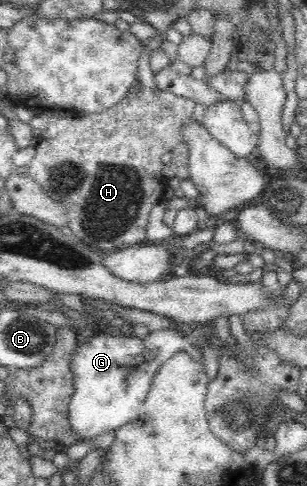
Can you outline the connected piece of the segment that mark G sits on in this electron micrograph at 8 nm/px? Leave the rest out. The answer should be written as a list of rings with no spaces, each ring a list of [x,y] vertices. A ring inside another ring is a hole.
[[[103,329],[80,343],[72,359],[76,375],[75,391],[69,406],[70,425],[77,436],[90,439],[108,431],[116,431],[139,417],[151,379],[163,363],[178,351],[193,351],[195,339],[189,343],[181,334],[169,330],[153,332],[145,339],[136,336],[112,336]]]

